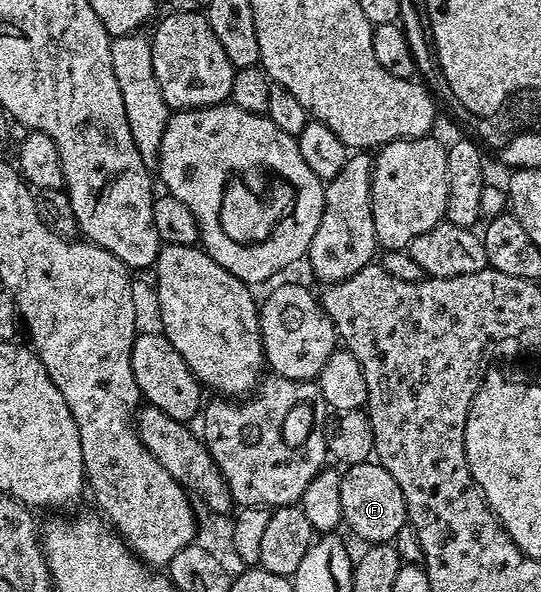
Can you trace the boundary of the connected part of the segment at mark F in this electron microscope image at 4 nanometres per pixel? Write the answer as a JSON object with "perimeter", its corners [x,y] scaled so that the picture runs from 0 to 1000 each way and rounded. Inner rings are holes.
{"perimeter":[[[695,777],[665,779],[662,785],[643,787],[630,799],[627,843],[634,848],[632,882],[673,917],[708,921],[725,916],[750,887],[756,865],[738,829],[738,816]]]}

